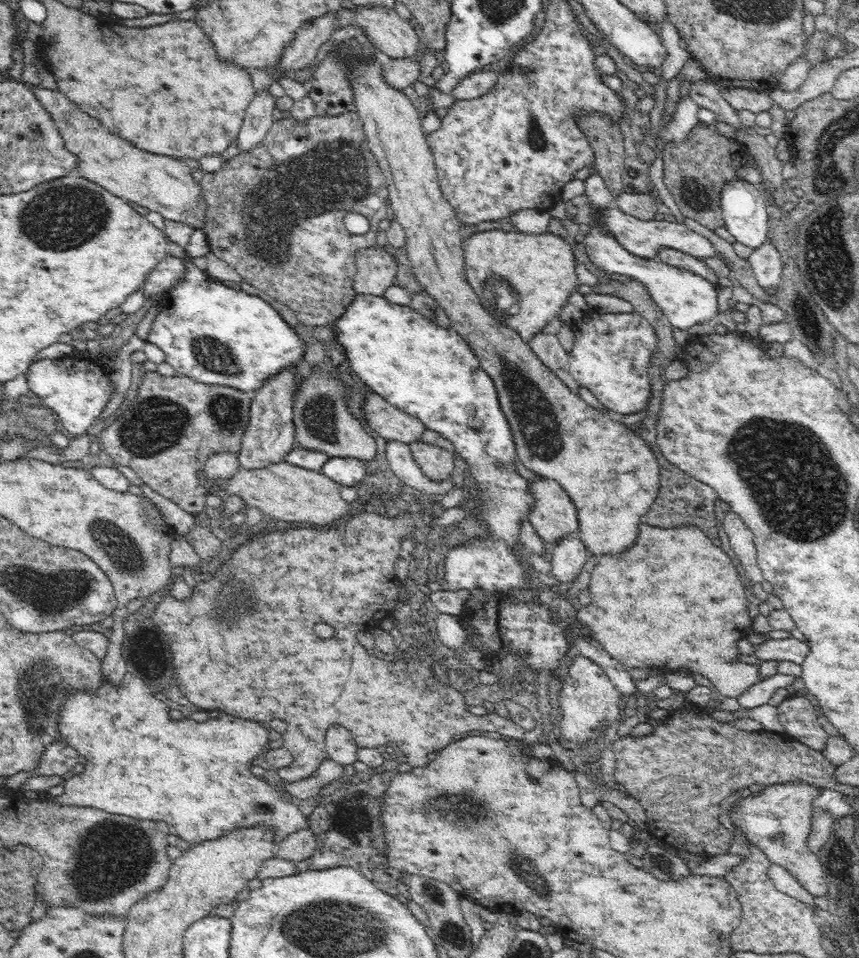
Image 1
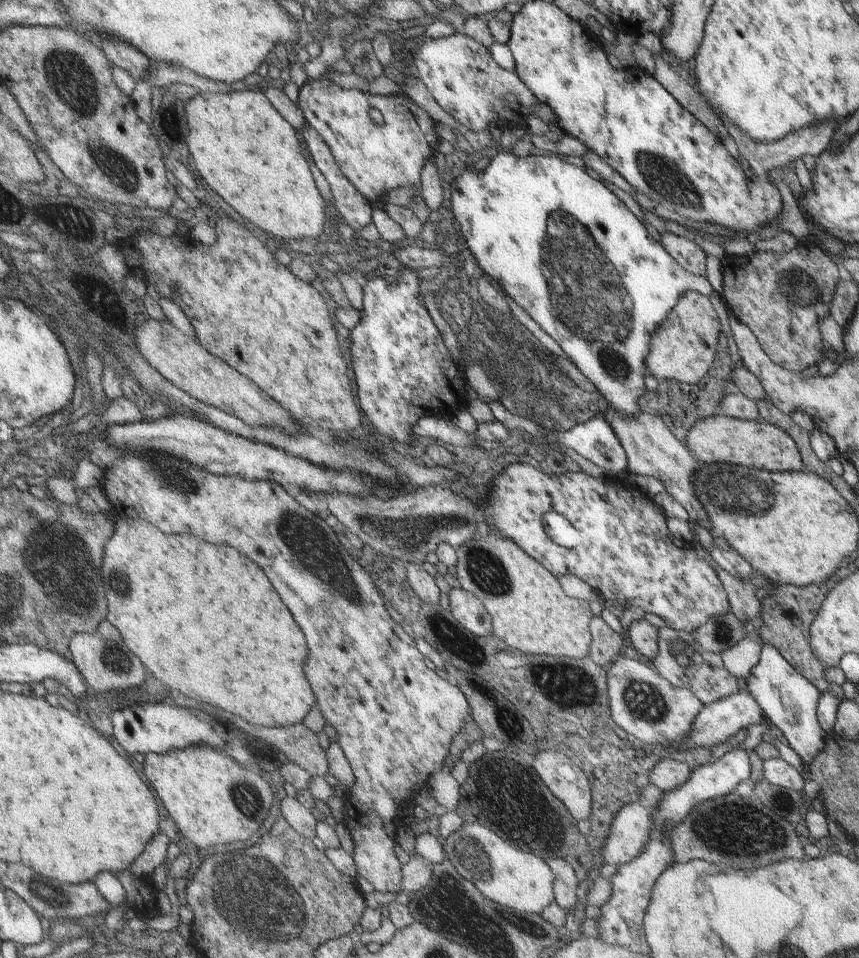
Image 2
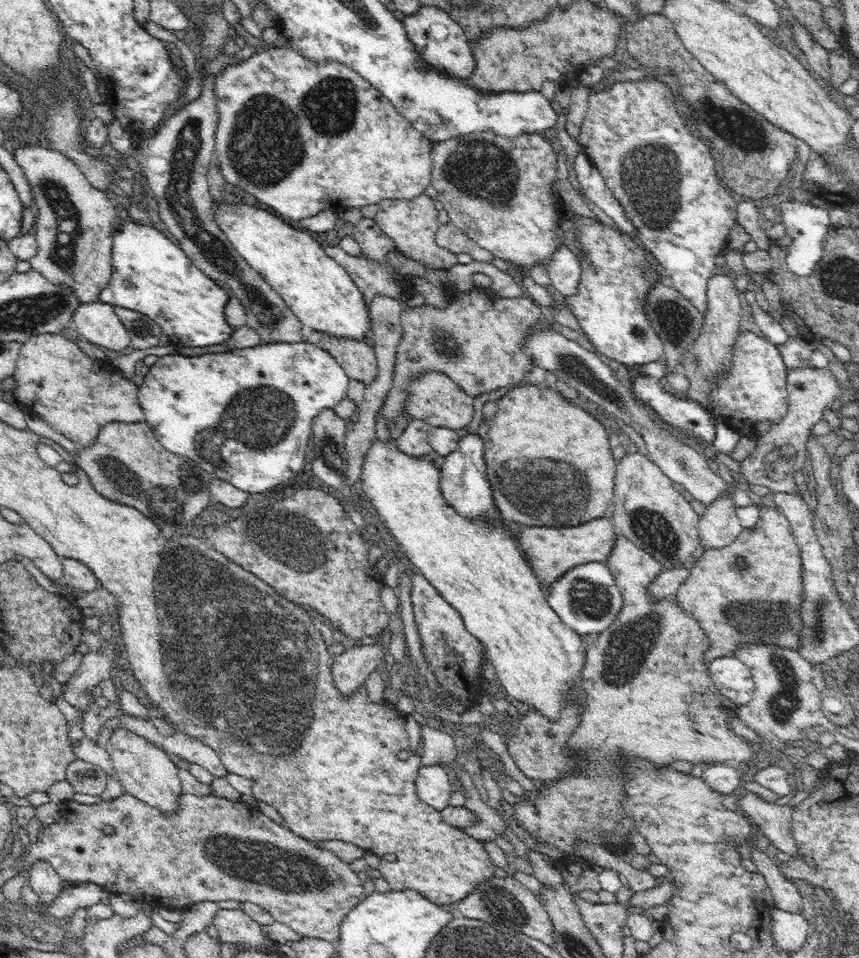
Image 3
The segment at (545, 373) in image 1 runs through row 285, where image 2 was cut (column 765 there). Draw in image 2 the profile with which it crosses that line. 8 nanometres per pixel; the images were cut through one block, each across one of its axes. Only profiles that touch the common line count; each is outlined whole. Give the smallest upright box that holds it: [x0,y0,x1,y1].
[686,414,801,471]

